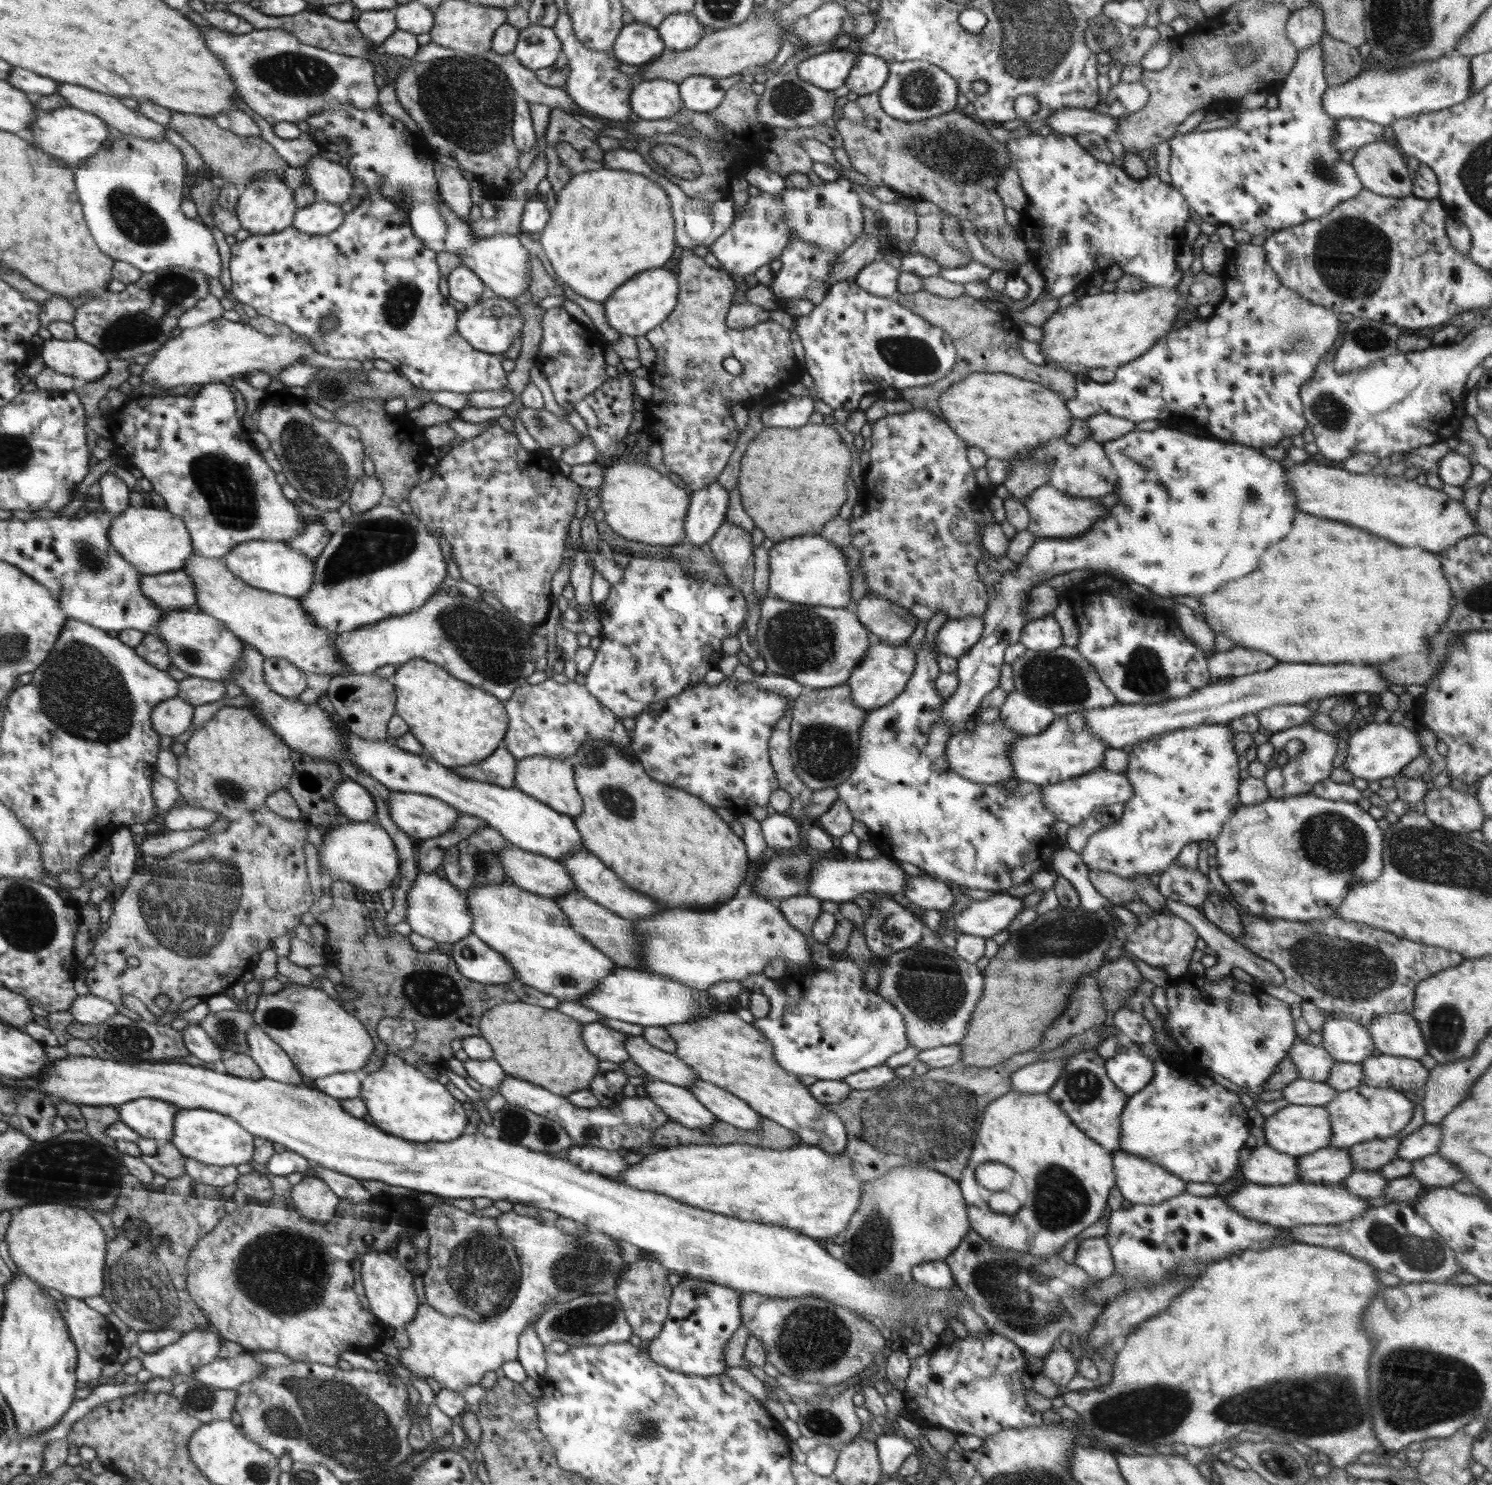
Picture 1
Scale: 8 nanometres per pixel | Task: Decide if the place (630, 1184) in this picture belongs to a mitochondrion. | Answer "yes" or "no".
no

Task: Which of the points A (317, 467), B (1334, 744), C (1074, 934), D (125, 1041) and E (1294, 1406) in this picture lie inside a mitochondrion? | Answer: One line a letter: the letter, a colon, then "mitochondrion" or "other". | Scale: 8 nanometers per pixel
A: mitochondrion
B: other
C: mitochondrion
D: mitochondrion
E: mitochondrion

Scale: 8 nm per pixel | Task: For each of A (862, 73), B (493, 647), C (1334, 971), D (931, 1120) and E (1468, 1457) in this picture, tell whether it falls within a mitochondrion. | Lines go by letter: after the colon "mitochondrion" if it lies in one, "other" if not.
A: other
B: mitochondrion
C: mitochondrion
D: mitochondrion
E: other

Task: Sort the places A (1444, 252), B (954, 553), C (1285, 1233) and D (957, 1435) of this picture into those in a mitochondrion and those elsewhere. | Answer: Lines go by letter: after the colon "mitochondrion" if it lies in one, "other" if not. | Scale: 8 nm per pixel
A: other
B: other
C: other
D: other

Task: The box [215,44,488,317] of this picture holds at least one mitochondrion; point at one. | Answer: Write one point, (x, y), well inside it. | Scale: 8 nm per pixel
(294, 73)

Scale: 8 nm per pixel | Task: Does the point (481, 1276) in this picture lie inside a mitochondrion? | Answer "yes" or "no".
yes

